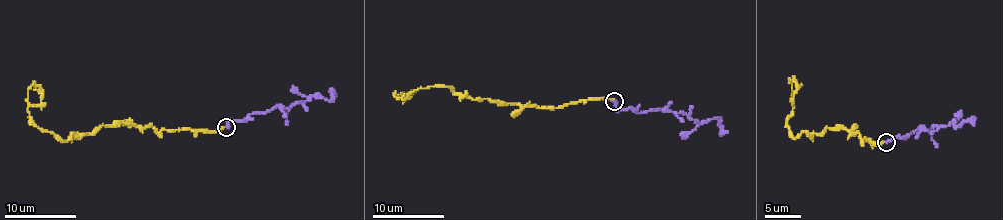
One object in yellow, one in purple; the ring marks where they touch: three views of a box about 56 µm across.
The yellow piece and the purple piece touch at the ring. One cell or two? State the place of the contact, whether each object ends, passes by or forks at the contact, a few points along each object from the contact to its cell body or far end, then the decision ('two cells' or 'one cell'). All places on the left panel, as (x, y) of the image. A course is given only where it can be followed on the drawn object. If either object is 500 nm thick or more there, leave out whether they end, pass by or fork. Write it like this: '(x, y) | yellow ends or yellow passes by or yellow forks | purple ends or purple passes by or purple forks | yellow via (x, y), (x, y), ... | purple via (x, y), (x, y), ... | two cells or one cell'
(226, 127) | yellow ends | purple ends | yellow via (227, 126), (156, 132), (150, 125), (114, 123), (59, 140), (31, 121), (28, 88), (33, 81), (33, 86) | purple via (227, 126), (229, 120), (247, 120), (249, 114), (310, 101), (312, 97), (330, 100), (331, 90) | two cells

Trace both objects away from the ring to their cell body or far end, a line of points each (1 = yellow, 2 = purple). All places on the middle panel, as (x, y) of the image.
1: (614, 100), (523, 106), (471, 99), (449, 86), (417, 88), (406, 98), (395, 92), (399, 98)
2: (614, 100), (618, 110), (635, 108), (637, 113), (667, 110), (699, 123), (717, 119), (722, 136)

